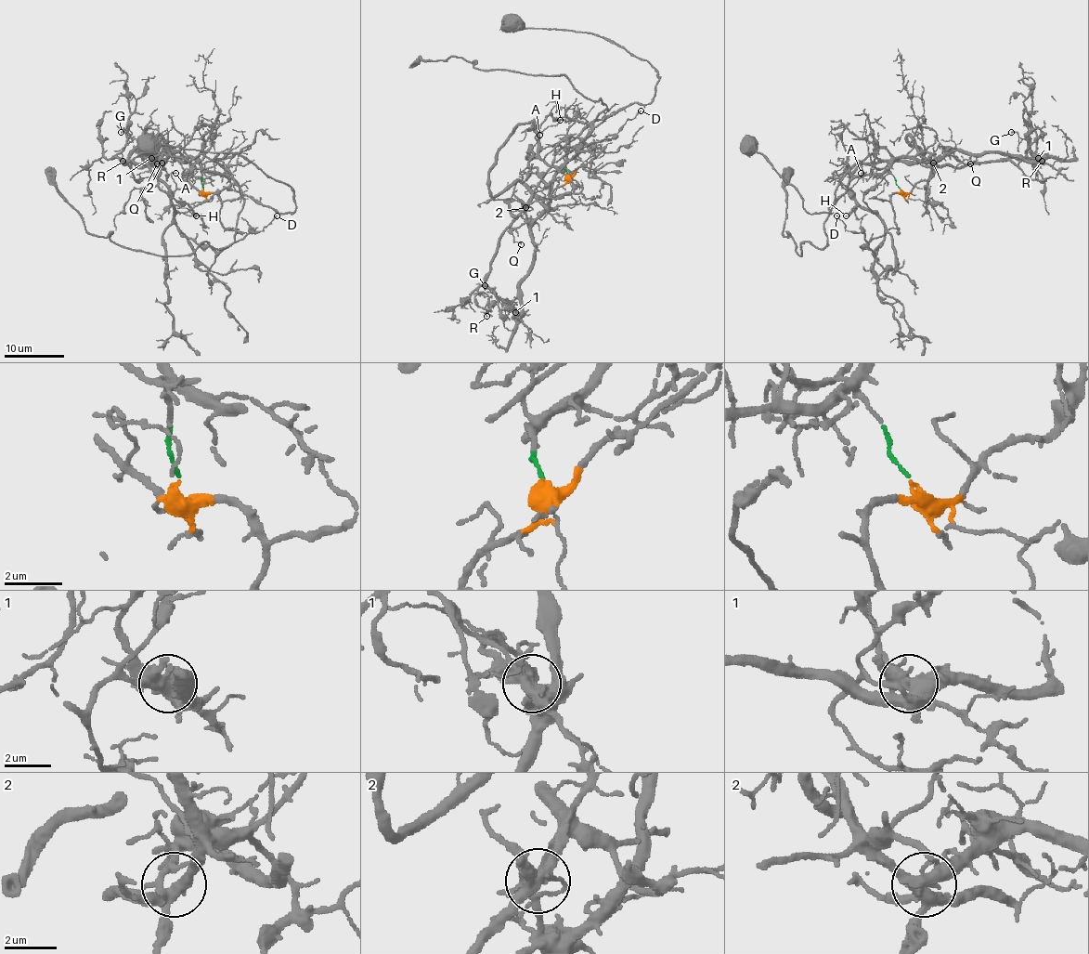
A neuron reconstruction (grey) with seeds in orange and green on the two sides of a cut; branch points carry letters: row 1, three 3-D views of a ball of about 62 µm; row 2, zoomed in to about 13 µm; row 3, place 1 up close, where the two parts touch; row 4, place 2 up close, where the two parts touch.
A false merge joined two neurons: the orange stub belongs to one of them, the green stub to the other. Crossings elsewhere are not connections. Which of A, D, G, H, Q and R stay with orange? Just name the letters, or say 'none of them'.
A, D, H, R

